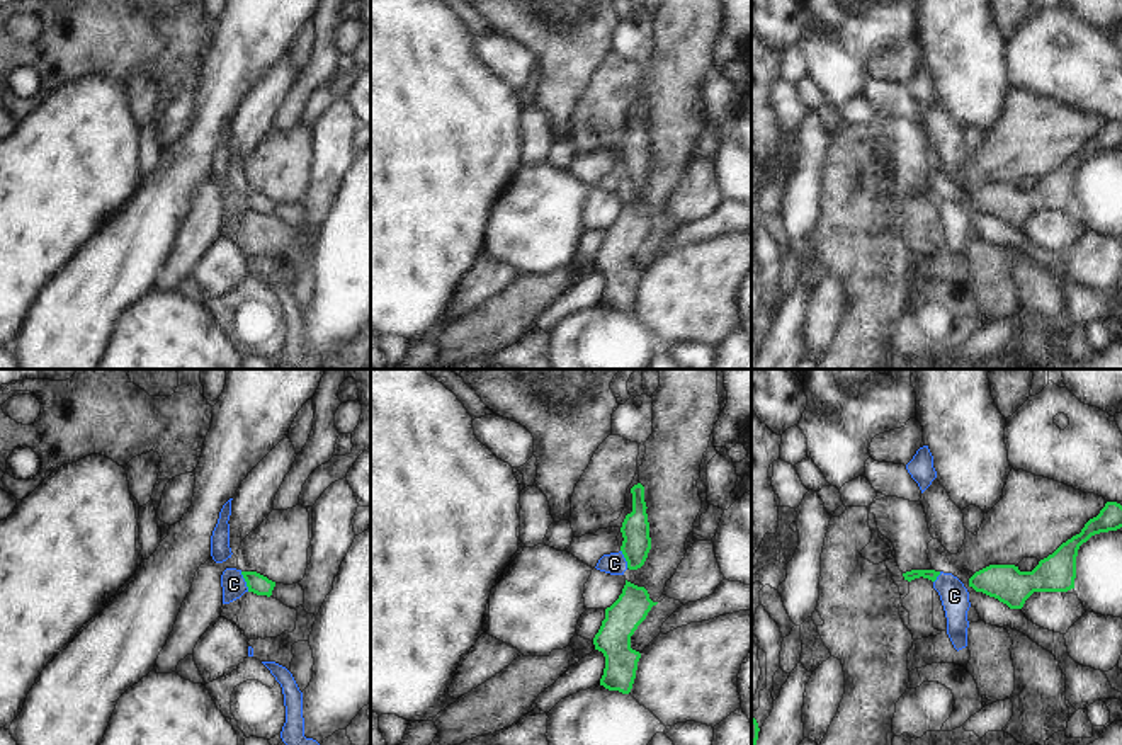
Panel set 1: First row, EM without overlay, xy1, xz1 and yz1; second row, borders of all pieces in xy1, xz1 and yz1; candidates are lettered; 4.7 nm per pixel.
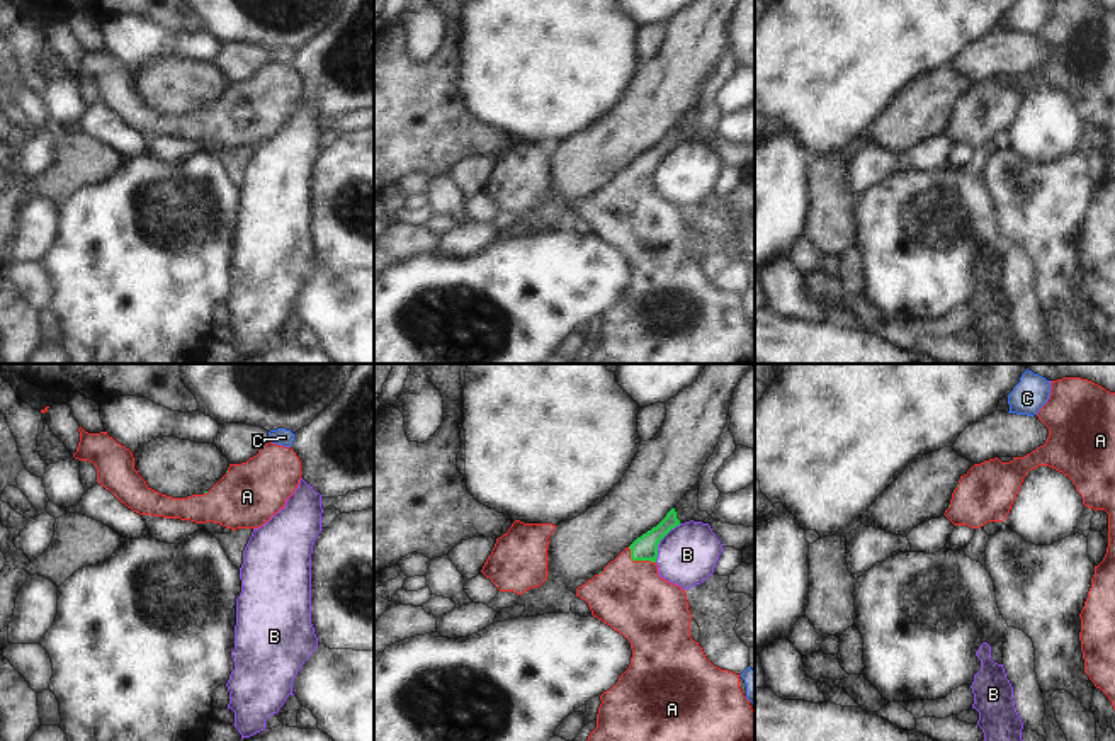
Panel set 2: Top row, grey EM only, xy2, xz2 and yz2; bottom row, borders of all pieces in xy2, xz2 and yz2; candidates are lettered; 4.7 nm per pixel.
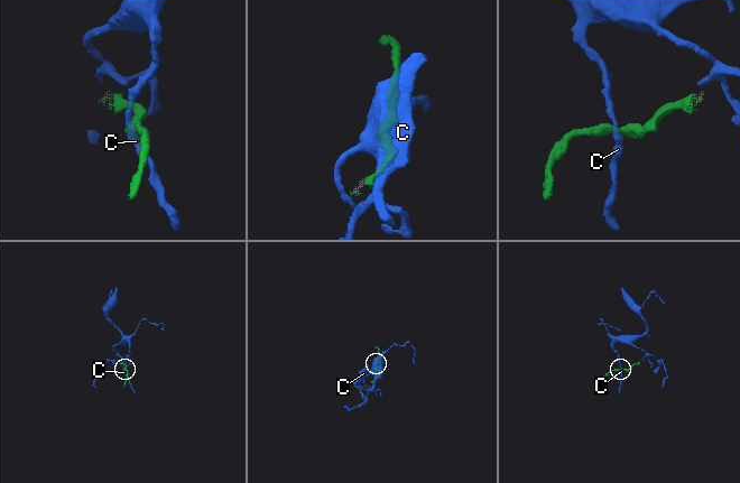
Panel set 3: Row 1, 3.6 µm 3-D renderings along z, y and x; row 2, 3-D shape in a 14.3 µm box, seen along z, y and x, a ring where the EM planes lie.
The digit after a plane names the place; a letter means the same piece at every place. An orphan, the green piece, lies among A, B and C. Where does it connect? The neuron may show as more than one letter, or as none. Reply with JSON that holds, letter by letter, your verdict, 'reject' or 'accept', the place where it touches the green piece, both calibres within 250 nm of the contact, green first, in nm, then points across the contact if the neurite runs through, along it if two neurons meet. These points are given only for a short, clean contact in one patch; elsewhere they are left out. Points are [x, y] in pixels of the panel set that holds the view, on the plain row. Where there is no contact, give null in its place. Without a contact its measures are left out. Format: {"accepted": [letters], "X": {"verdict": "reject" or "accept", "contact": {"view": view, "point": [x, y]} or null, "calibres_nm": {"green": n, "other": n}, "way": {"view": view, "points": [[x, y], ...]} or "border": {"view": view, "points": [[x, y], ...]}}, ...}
{"accepted": ["A"], "A": {"verdict": "accept", "contact": {"view": "xz2", "point": [638, 179]}, "calibres_nm": {"green": 120, "other": 340}, "way": {"view": "xz2", "points": [[645, 167], [638, 179], [628, 214]]}}, "B": {"verdict": "reject", "contact": {"view": "xz2", "point": [660, 158]}, "calibres_nm": {"green": 120, "other": 280}, "border": {"view": "xz2", "points": [[680, 143], [660, 160], [655, 181]]}}, "C": {"verdict": "reject", "contact": {"view": "xy1", "point": [245, 199]}, "calibres_nm": {"green": 90, "other": 120}, "border": {"view": "xy1", "points": [[240, 191], [249, 210]]}}}

